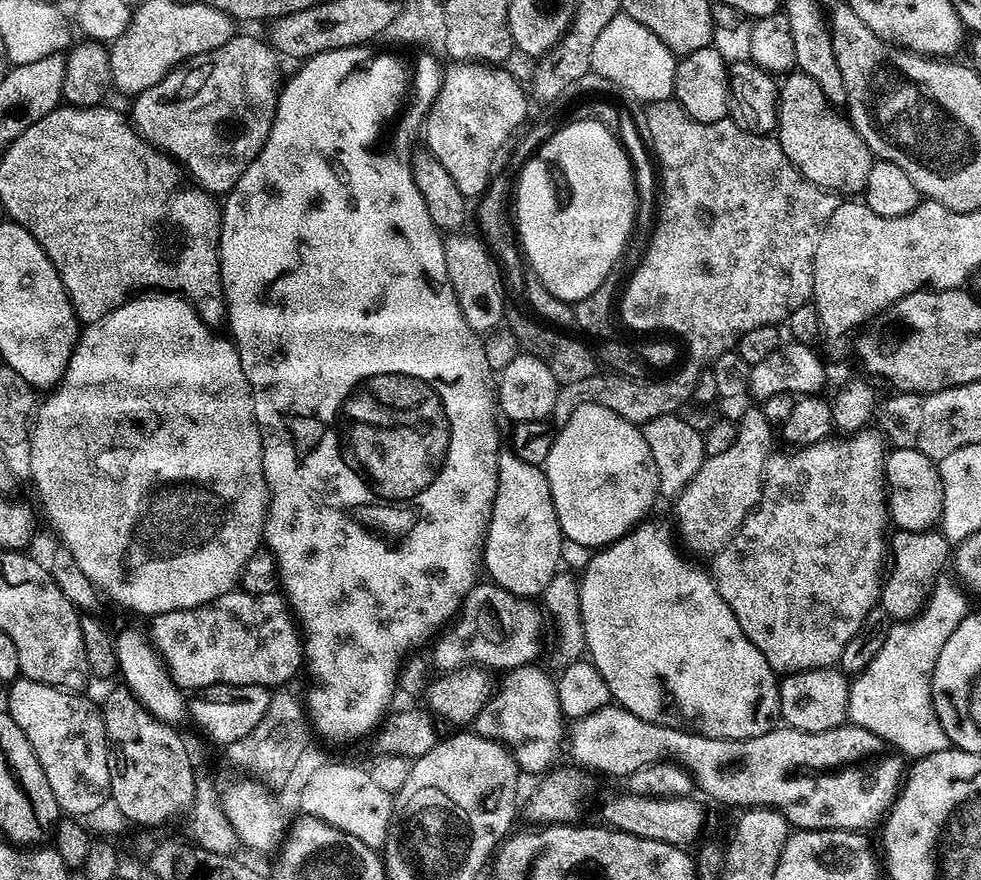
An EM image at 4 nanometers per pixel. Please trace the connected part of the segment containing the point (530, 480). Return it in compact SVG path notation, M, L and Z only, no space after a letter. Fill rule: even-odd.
M510 450L501 451L498 458L498 486L492 503L492 517L488 523L488 533L484 535L484 551L482 553L482 568L489 572L491 583L516 592L519 580L552 580L558 574L556 568L560 564L560 544L562 533L558 514L554 510L554 498L550 498L550 486L544 477L544 469L539 464L522 462Z

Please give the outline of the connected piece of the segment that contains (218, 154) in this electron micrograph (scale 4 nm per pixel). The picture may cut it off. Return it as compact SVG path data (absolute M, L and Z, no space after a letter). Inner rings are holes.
M234 34L225 44L218 46L218 50L204 52L201 56L192 57L183 66L173 68L166 78L162 78L162 82L150 86L150 90L141 92L139 96L131 101L132 112L130 111L130 120L136 131L149 143L159 148L160 151L167 152L177 164L182 166L183 171L187 175L189 172L196 179L193 181L206 192L213 194L227 194L231 192L232 187L238 182L238 178L242 178L246 166L250 166L250 162L259 154L266 142L266 138L272 133L272 123L274 122L274 114L276 113L276 100L280 96L280 89L282 87L282 75L280 76L279 64L281 61L278 59L278 53L272 49L271 44L265 42L261 37L260 40L256 36Z

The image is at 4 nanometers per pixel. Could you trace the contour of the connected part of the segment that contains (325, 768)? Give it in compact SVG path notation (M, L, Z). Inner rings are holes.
M324 764L321 768L316 768L308 776L308 781L300 788L300 809L306 816L313 816L362 842L366 846L380 850L383 849L384 839L390 826L392 817L393 797L387 792L374 777L368 772L363 772L360 768L355 768L352 764Z

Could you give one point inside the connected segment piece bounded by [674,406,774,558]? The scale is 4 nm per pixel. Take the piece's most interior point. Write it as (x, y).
(711, 508)

